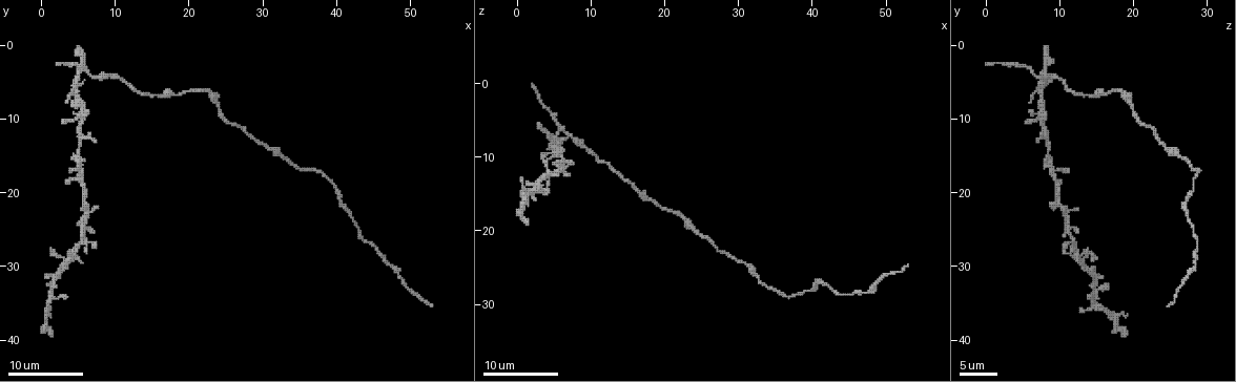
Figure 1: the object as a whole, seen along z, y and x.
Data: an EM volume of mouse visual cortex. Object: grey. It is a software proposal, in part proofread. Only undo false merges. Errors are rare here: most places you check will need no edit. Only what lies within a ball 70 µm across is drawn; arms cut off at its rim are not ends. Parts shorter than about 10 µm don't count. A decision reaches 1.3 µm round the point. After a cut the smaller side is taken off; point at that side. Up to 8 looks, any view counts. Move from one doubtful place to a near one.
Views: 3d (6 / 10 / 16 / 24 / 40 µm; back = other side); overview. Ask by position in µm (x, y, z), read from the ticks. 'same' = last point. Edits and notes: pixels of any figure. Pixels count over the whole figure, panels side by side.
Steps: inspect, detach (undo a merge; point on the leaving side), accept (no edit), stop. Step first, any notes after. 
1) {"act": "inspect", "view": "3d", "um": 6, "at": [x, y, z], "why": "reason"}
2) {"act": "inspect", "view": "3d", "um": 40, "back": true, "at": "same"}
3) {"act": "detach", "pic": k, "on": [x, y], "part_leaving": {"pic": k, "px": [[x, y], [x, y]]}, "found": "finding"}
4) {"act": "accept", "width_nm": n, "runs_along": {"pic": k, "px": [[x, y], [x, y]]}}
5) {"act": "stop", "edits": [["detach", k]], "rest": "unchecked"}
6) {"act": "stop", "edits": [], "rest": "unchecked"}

{"act": "inspect", "view": "3d", "um": 10, "at": [8.0, 4.5, 7.5], "why": "calibre changes"}

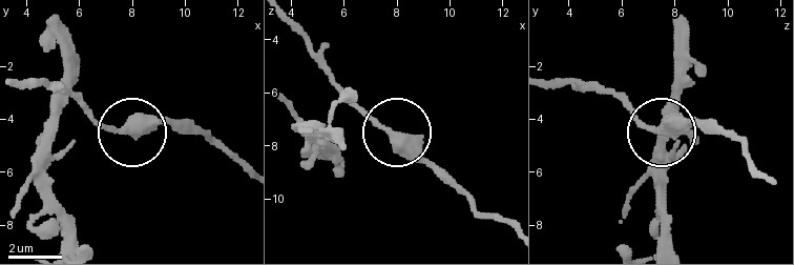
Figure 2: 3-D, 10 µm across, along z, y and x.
{"act": "inspect", "view": "3d", "um": 6, "at": [7.8, 4.3, 7.5]}

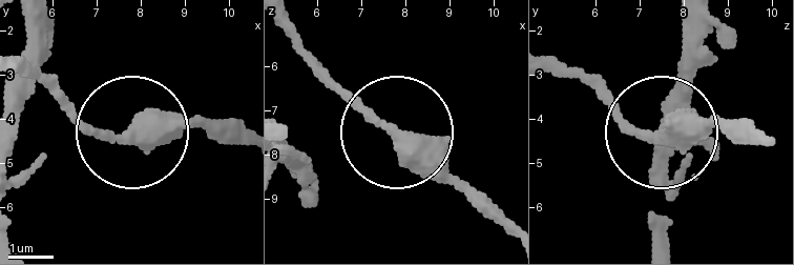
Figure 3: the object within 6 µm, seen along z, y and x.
{"act": "accept", "runs_along": {"pic": 3, "px": [[239, 140], [104, 128], [51, 87]]}, "found": "one neuron here"}

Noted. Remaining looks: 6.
{"act": "inspect", "view": "3d", "um": 16, "at": [23.5, 7.5, 19.5], "why": "thick turns thin"}

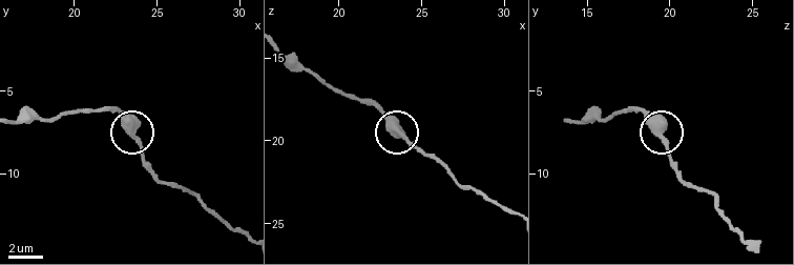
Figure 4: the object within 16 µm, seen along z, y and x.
{"act": "inspect", "view": "3d", "um": 16, "back": true, "at": [23.5, 7.7, 19.4]}

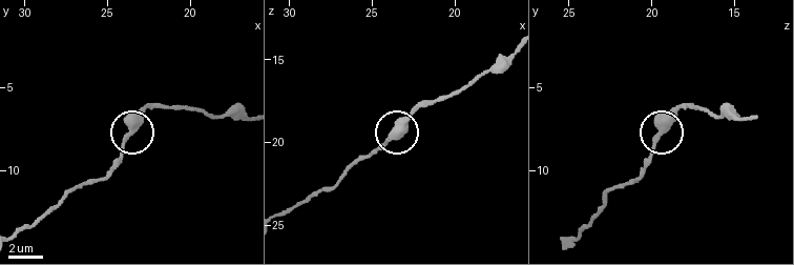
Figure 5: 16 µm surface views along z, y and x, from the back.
{"act": "accept", "width_nm": 400, "runs_along": {"pic": 5, "px": [[510, 54], [459, 89], [421, 103], [376, 153]]}, "found": "continuous, no second neuron"}

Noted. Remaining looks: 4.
{"act": "inspect", "view": "3d", "um": 6, "at": [31.0, 14.0, 24.0], "why": "thick turns thin"}

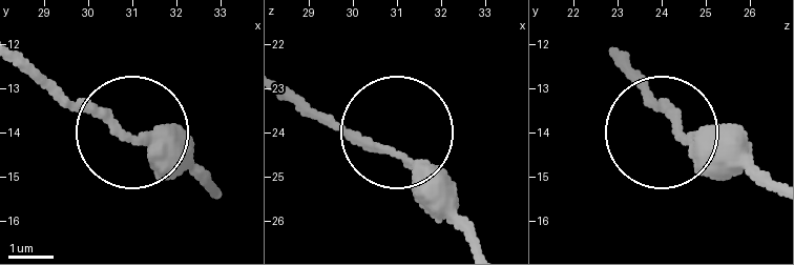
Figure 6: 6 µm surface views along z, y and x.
{"act": "accept", "width_nm": 300, "runs_along": {"pic": 6, "px": [[18, 55], [165, 160], [206, 171]]}, "found": "all the same neuron"}

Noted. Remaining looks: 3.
{"act": "inspect", "view": "3d", "um": 16, "at": [6.0, 24.5, 11.5], "why": "thin arm on a thick one"}

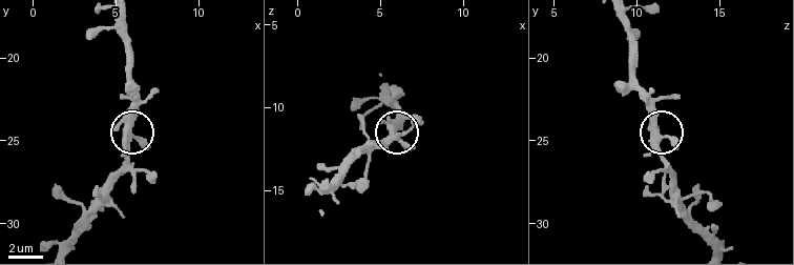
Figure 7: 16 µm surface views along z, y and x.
{"act": "accept", "arms": 4, "runs_along": {"pic": 7, "px": [[617, 17], [628, 38], [633, 84], [660, 136], [666, 172]]}, "found": "one neuron here"}

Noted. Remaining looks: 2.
{"act": "stop", "edits": [], "rest": "unchecked"}

